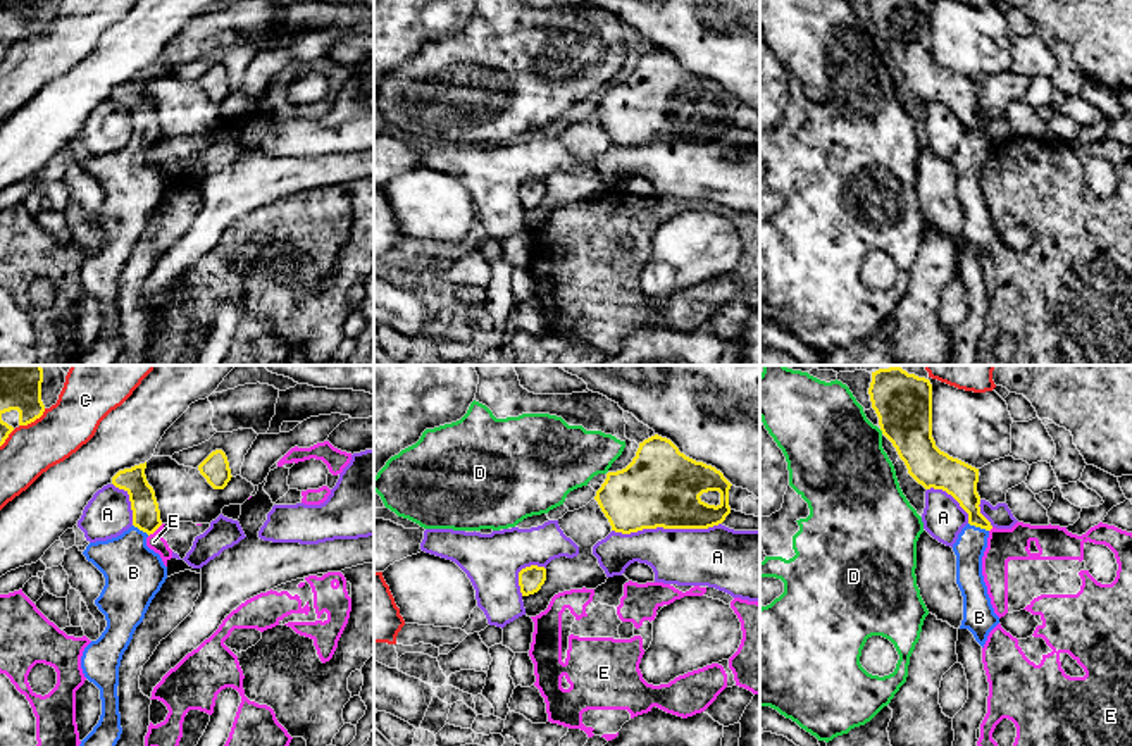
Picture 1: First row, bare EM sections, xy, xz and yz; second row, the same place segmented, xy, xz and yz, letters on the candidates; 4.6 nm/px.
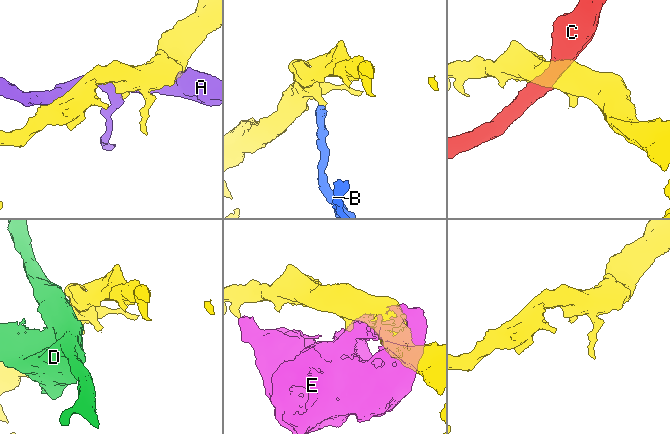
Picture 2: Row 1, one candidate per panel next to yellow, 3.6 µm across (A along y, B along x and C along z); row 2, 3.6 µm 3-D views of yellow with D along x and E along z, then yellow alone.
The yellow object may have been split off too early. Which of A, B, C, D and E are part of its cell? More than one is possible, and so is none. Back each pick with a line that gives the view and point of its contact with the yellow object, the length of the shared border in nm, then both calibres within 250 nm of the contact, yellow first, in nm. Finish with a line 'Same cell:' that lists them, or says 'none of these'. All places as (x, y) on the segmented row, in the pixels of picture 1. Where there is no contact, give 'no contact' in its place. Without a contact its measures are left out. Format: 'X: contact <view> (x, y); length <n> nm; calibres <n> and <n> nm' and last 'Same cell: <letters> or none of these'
B: contact yz (979, 526); length 100 nm; calibres 160 and 140 nm
Same cell: B

